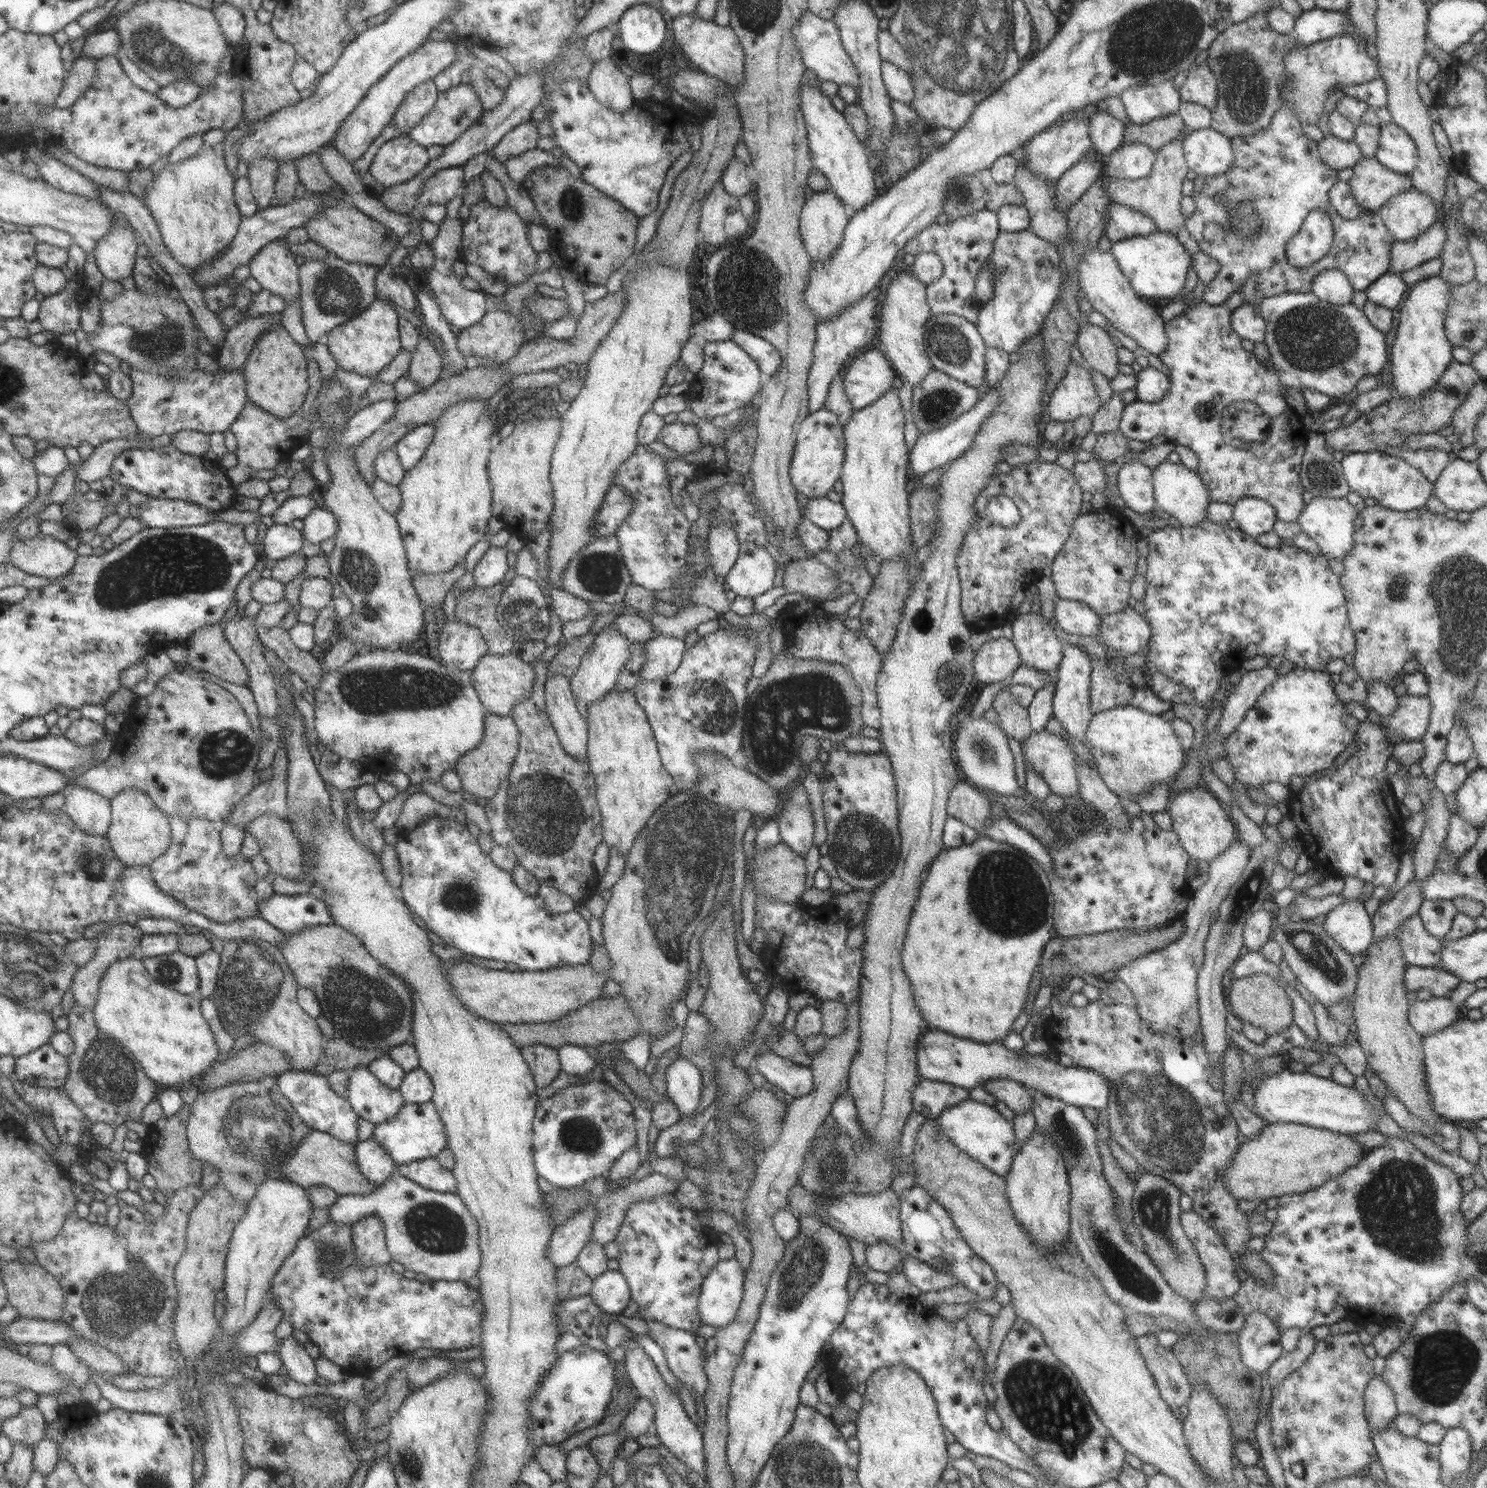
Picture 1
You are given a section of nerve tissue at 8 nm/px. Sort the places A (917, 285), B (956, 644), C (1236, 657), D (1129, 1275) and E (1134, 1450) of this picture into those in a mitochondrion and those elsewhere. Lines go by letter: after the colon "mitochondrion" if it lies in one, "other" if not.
A: other
B: mitochondrion
C: other
D: mitochondrion
E: other

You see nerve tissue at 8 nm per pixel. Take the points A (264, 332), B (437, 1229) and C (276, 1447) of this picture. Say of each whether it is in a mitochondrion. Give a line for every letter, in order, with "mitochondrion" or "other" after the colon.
A: other
B: mitochondrion
C: other

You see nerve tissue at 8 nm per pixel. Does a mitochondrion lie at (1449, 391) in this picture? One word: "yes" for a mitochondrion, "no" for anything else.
yes

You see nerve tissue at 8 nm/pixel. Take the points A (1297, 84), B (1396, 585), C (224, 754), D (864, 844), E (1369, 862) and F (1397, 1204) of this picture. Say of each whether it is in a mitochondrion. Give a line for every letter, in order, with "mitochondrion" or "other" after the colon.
A: mitochondrion
B: mitochondrion
C: mitochondrion
D: mitochondrion
E: other
F: mitochondrion

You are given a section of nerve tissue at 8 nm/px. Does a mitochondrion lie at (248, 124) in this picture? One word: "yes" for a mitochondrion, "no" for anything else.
no

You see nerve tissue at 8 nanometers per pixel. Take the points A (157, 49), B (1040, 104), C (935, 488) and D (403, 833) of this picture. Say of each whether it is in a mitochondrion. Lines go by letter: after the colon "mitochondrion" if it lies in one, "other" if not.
A: mitochondrion
B: other
C: other
D: other

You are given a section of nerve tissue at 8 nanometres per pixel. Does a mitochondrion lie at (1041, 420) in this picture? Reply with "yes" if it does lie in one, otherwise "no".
no

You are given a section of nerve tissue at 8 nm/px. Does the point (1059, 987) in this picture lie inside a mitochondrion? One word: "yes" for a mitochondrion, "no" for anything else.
no

